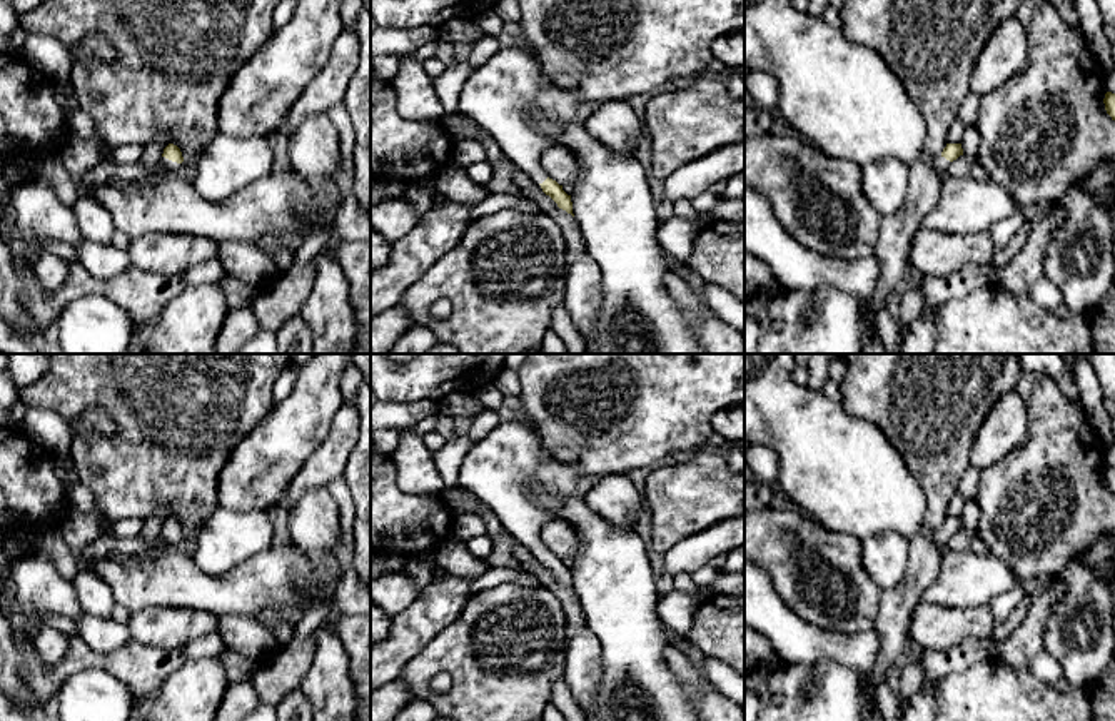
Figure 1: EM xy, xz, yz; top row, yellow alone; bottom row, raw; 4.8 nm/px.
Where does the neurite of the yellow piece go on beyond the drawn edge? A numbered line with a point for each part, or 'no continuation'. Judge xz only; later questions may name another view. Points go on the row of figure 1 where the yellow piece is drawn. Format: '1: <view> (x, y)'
1: xz (508, 95)

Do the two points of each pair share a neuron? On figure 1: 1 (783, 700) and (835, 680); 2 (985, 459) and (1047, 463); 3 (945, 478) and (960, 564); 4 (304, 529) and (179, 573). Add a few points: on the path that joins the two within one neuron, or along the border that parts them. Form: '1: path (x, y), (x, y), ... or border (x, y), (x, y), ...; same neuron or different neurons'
1: path (797, 700), (805, 695), (822, 693); same neuron
2: border (1027, 431), (1019, 444), (982, 471); different neurons
3: border (943, 549), (938, 573), (925, 588); different neurons
4: border (292, 539), (304, 551); different neurons

